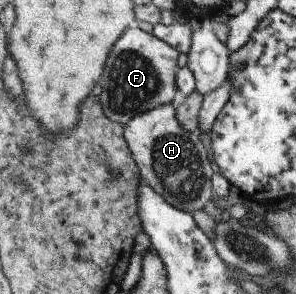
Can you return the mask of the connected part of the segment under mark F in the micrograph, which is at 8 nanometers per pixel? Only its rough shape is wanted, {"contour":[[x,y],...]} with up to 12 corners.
{"contour":[[128,28],[106,65],[102,105],[127,125],[172,103],[178,49]]}

